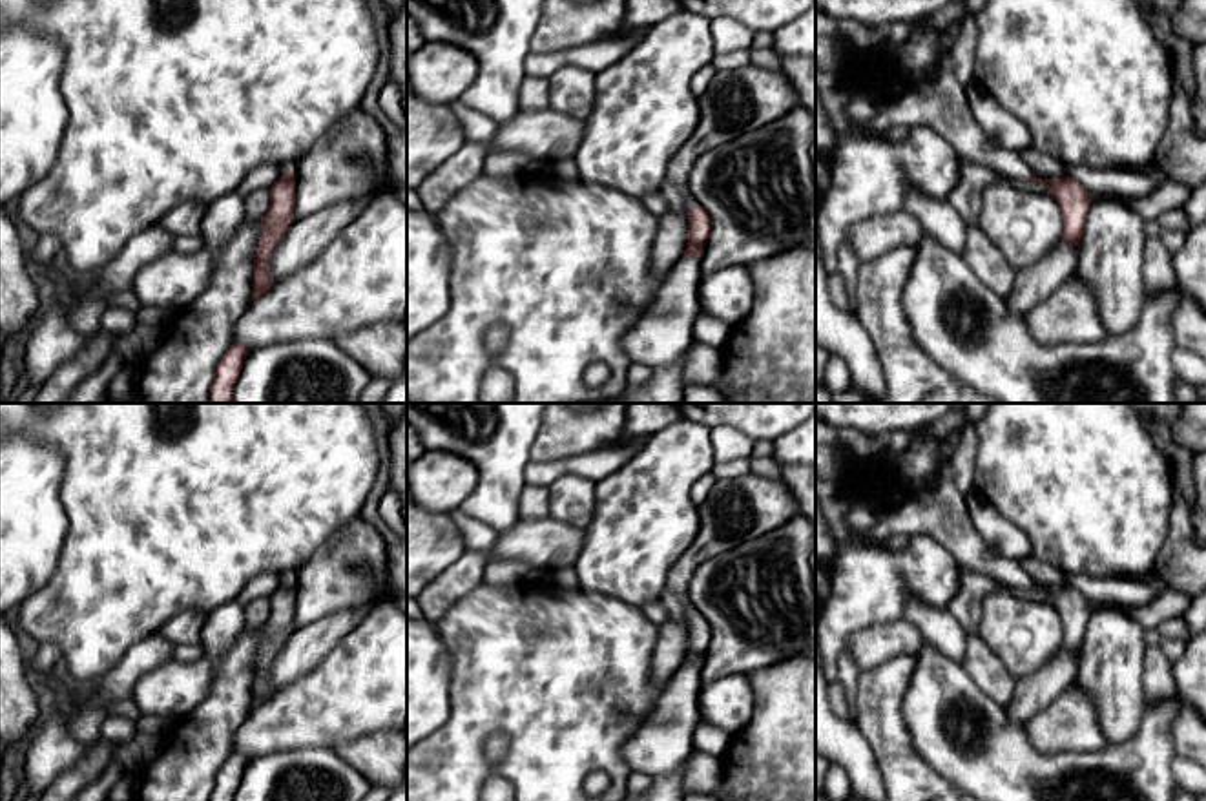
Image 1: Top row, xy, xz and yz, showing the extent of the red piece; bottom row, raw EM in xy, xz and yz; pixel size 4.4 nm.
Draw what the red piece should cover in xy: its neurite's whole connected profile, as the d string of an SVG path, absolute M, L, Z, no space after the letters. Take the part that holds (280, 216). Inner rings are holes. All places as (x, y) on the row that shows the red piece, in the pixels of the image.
M286 170L268 190L270 206L261 217L263 235L257 244L257 254L254 259L254 292L252 301L261 294L272 288L274 281L270 276L270 259L290 228L294 219L294 203L296 203L296 173Z

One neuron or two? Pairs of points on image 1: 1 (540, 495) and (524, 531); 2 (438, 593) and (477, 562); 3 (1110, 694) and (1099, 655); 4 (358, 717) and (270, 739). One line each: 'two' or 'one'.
1: two
2: one
3: one
4: one

